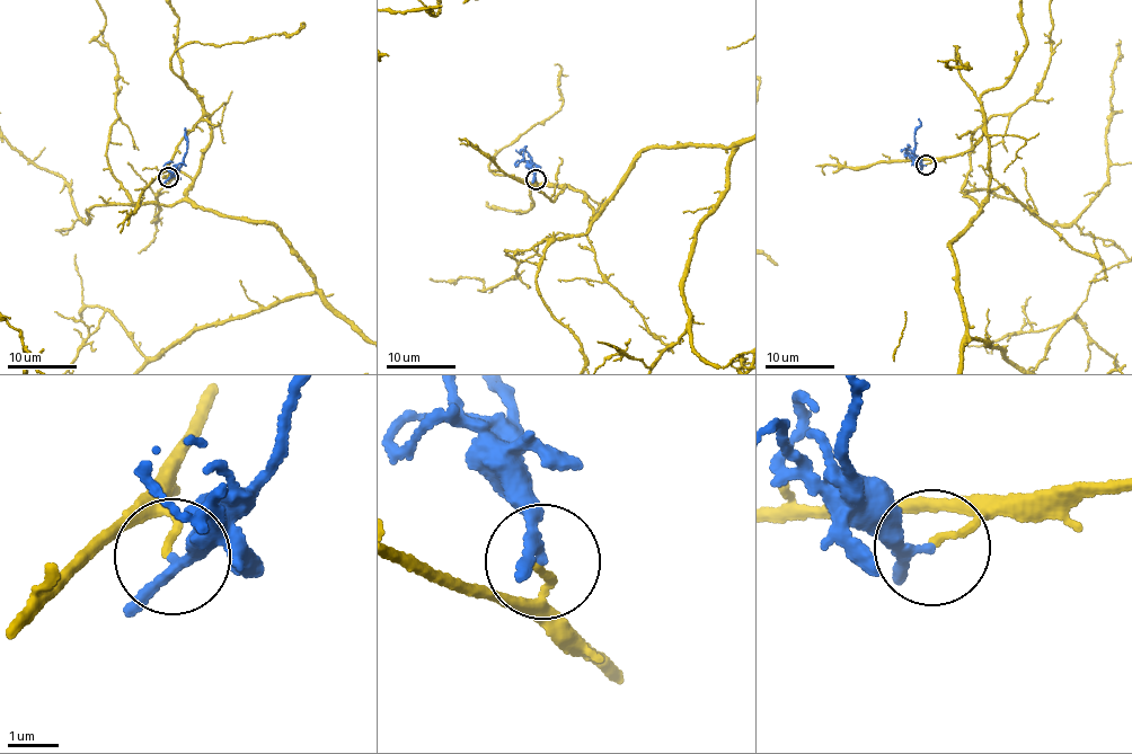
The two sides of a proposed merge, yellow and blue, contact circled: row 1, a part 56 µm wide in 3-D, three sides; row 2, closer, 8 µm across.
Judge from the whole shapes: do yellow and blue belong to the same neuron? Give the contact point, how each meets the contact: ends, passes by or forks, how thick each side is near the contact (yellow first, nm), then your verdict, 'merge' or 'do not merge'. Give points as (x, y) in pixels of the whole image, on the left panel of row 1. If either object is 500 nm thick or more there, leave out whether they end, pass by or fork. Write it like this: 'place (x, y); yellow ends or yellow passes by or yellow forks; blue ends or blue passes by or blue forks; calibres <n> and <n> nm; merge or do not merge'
place (168, 177); yellow ends; blue passes by; calibres 130 and 160 nm; do not merge

